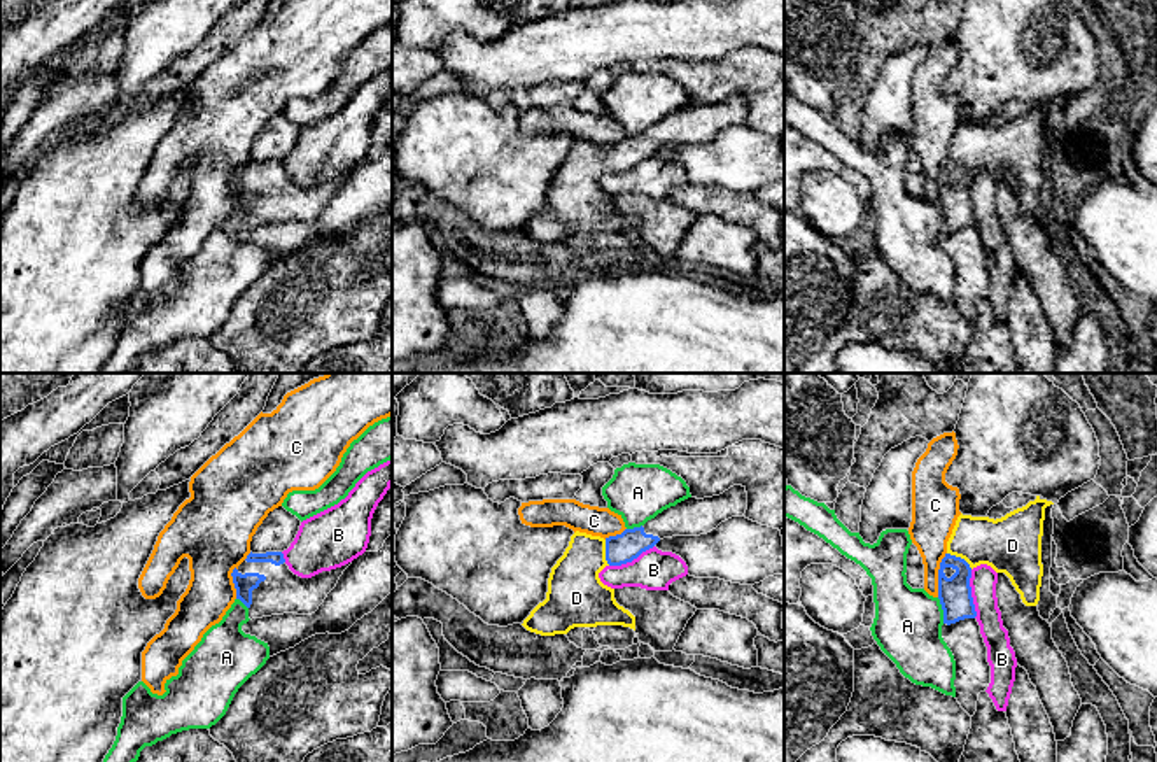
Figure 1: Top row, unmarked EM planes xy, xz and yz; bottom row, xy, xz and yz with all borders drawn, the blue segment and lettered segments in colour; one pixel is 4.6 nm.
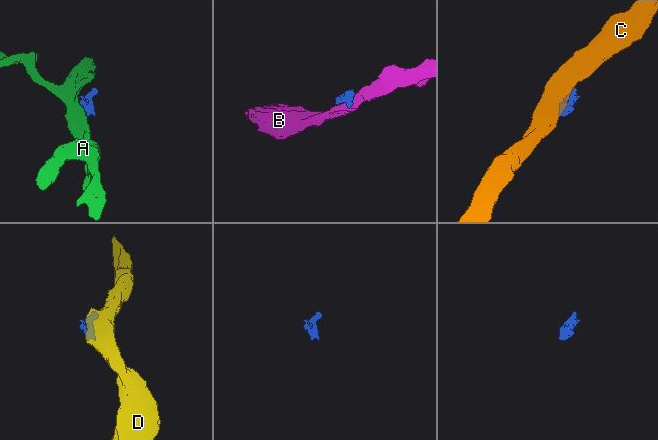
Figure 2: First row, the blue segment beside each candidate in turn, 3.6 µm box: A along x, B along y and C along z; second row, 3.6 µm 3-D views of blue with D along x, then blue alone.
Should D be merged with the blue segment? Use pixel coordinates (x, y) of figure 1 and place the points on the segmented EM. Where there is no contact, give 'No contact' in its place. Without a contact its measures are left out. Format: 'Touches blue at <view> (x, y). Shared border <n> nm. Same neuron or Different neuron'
Touches blue at yz (960, 557). Shared border 140 nm. Same neuron

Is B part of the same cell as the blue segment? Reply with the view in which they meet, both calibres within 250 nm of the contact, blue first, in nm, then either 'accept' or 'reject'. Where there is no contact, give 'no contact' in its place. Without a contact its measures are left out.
contact in yz; calibres 150 and 120 nm; reject

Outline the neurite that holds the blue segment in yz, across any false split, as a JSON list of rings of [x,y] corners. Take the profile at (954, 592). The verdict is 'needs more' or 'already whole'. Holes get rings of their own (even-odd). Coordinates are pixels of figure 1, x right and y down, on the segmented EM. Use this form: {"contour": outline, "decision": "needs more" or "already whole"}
{"contour": [[[1036,496],[1026,506],[1006,513],[1001,519],[959,515],[952,534],[947,541],[947,554],[938,569],[938,599],[943,610],[943,624],[950,625],[964,618],[975,618],[975,604],[971,597],[971,569],[987,564],[996,573],[1005,573],[1026,606],[1036,606],[1040,601],[1040,587],[1043,576],[1041,564],[1041,536],[1045,508],[1052,501]]], "decision": "needs more"}

